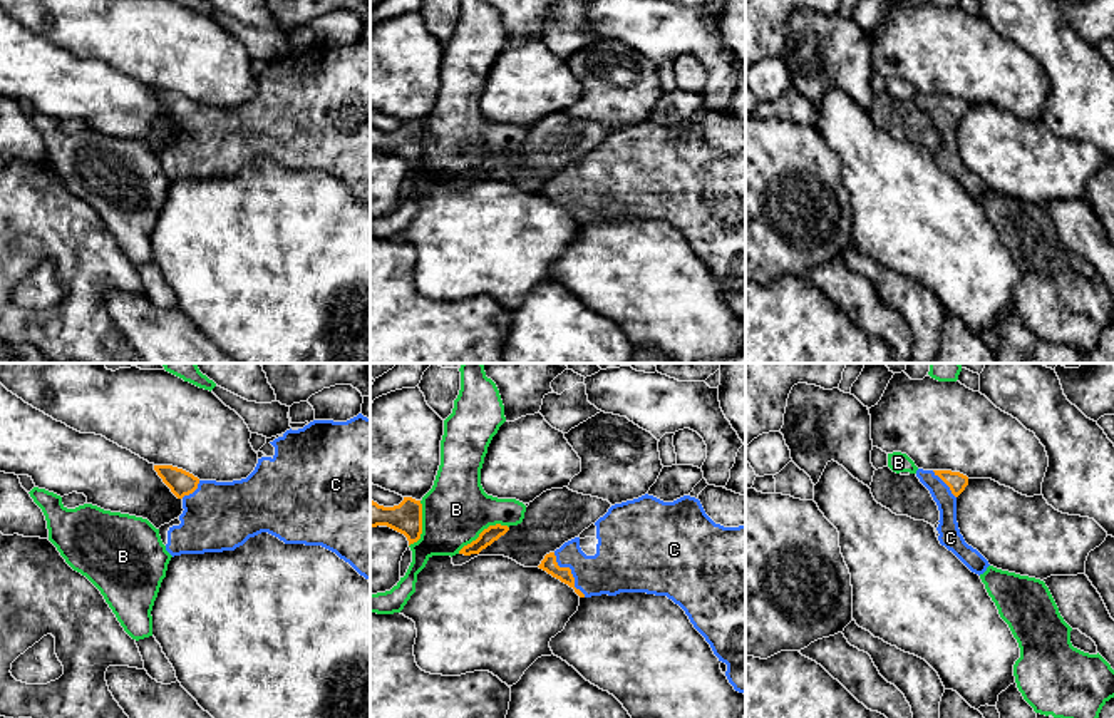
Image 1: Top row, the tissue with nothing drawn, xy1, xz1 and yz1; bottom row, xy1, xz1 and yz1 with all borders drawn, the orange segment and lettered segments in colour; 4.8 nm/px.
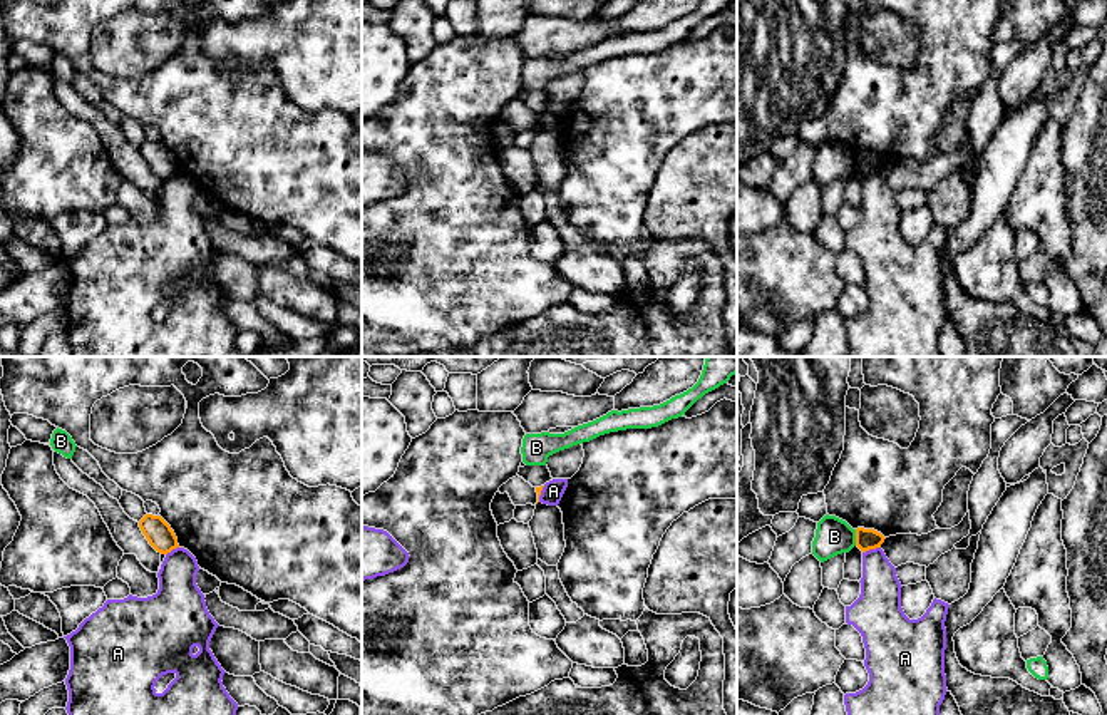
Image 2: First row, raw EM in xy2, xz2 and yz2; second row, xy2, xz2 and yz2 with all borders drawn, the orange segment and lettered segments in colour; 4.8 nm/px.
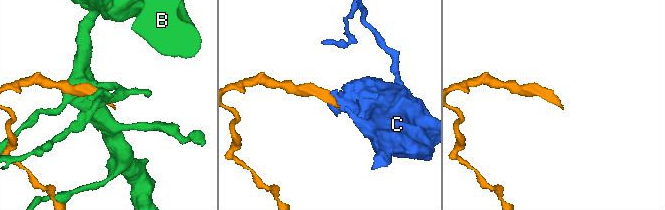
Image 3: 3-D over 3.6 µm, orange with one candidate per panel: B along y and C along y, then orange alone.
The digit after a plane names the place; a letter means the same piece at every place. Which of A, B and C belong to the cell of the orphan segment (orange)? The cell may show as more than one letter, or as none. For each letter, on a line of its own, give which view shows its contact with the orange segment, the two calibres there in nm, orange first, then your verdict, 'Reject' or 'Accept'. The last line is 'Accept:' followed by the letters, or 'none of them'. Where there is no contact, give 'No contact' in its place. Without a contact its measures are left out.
A: Touches orange in yz2. Thickness 100 nm (orange) against 200 nm. Reject
B: Touches orange in xz1. Thickness 80 nm (orange) against 320 nm. Reject
C: Touches orange in xz1. Thickness 70 nm (orange) against 260 nm. Accept
Accept: C

